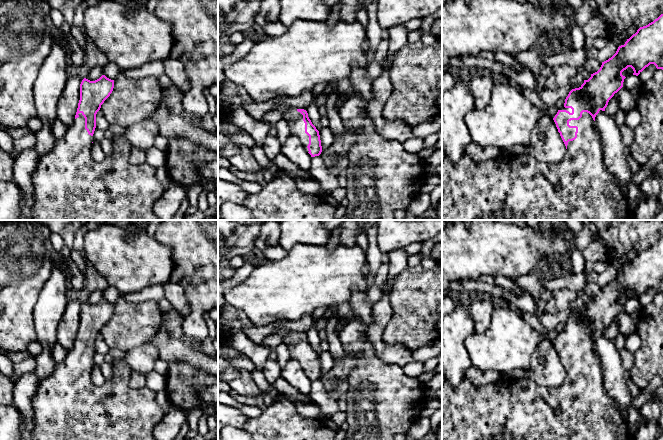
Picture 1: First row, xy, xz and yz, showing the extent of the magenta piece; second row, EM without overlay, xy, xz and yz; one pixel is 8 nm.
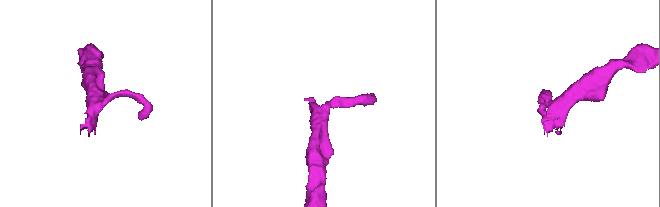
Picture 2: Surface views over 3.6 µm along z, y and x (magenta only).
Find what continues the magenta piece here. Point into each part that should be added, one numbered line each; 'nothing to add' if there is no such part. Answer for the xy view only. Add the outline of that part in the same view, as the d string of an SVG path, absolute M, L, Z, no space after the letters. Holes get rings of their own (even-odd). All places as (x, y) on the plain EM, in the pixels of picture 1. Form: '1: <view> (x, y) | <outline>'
1: xy (66, 405) | M82 337L78 338L79 341L74 343L71 350L67 351L65 359L57 363L54 370L44 380L39 381L35 394L32 396L32 440L156 440L152 434L154 427L163 419L165 411L156 402L156 393L148 387L142 387L135 390L129 385L129 377L132 372L124 358L114 359L113 378L101 386L96 386L91 380L91 370L94 365L93 360L89 359L85 353L85 342Z

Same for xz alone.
1: xz (294, 343) | M289 333L283 339L283 343L287 346L290 354L290 358L296 360L304 373L308 375L309 360L305 357L305 347L303 345L303 339L297 335L297 333Z

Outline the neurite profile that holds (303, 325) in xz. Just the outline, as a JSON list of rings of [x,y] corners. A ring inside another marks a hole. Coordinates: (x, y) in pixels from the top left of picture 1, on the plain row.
[[[305,314],[298,321],[286,321],[275,329],[273,333],[277,333],[280,329],[286,329],[290,333],[304,333],[306,334],[313,325],[312,314]]]

